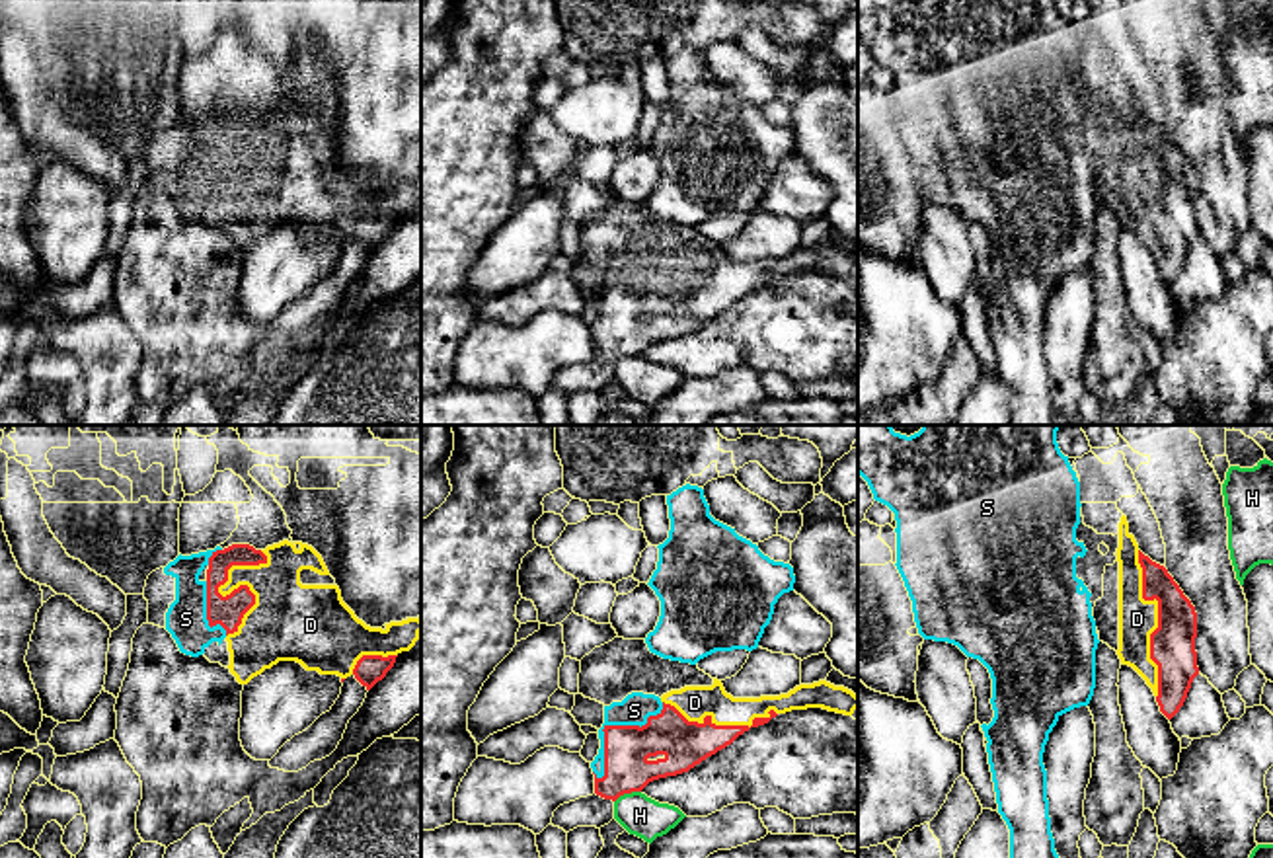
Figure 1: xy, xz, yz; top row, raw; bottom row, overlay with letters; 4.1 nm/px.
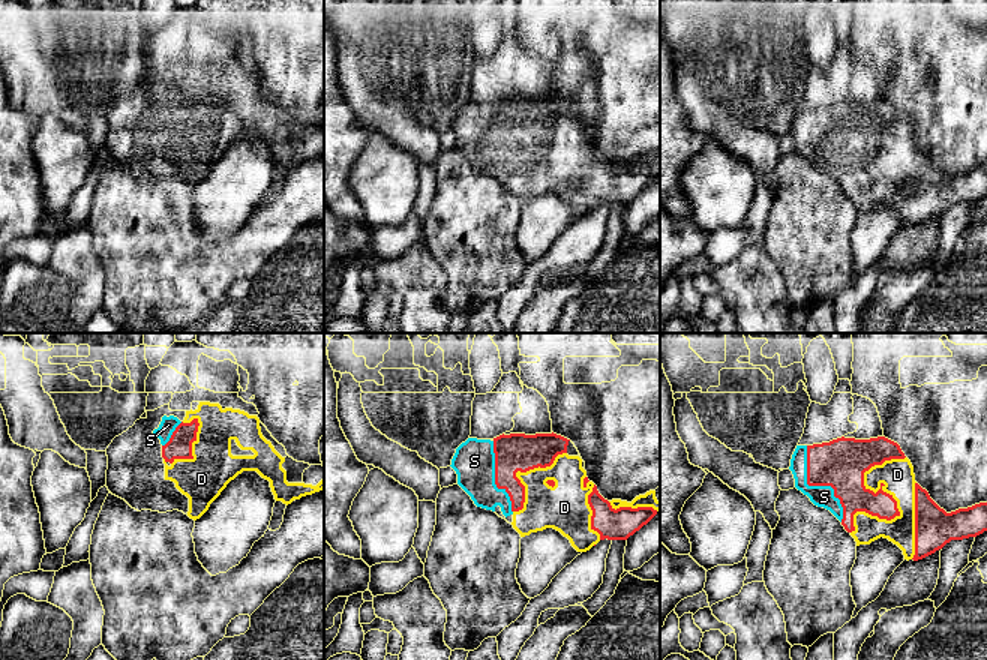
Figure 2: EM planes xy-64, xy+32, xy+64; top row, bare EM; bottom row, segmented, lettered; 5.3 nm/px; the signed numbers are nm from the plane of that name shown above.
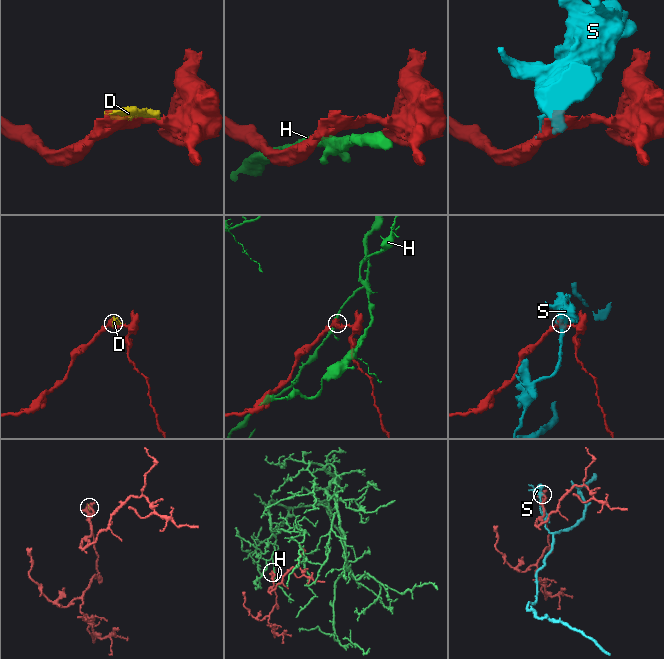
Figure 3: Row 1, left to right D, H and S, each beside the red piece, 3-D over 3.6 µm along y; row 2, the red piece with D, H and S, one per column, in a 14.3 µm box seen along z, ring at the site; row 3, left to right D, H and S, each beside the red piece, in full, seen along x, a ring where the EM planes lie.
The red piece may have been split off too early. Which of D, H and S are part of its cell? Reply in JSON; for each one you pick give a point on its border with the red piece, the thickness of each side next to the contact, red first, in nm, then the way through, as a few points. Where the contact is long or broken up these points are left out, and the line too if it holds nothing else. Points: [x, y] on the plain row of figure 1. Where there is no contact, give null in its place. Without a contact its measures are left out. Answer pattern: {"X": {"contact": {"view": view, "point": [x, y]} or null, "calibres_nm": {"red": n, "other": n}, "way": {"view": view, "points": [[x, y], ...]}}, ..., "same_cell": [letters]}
{"D": {"contact": {"view": "xy", "point": [227, 158]}, "calibres_nm": {"red": 130, "other": 280}}, "same_cell": ["D"]}

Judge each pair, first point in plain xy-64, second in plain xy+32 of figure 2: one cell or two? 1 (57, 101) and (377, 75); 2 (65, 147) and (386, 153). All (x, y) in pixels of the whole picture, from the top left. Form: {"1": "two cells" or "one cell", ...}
{"1": "two cells", "2": "one cell"}

